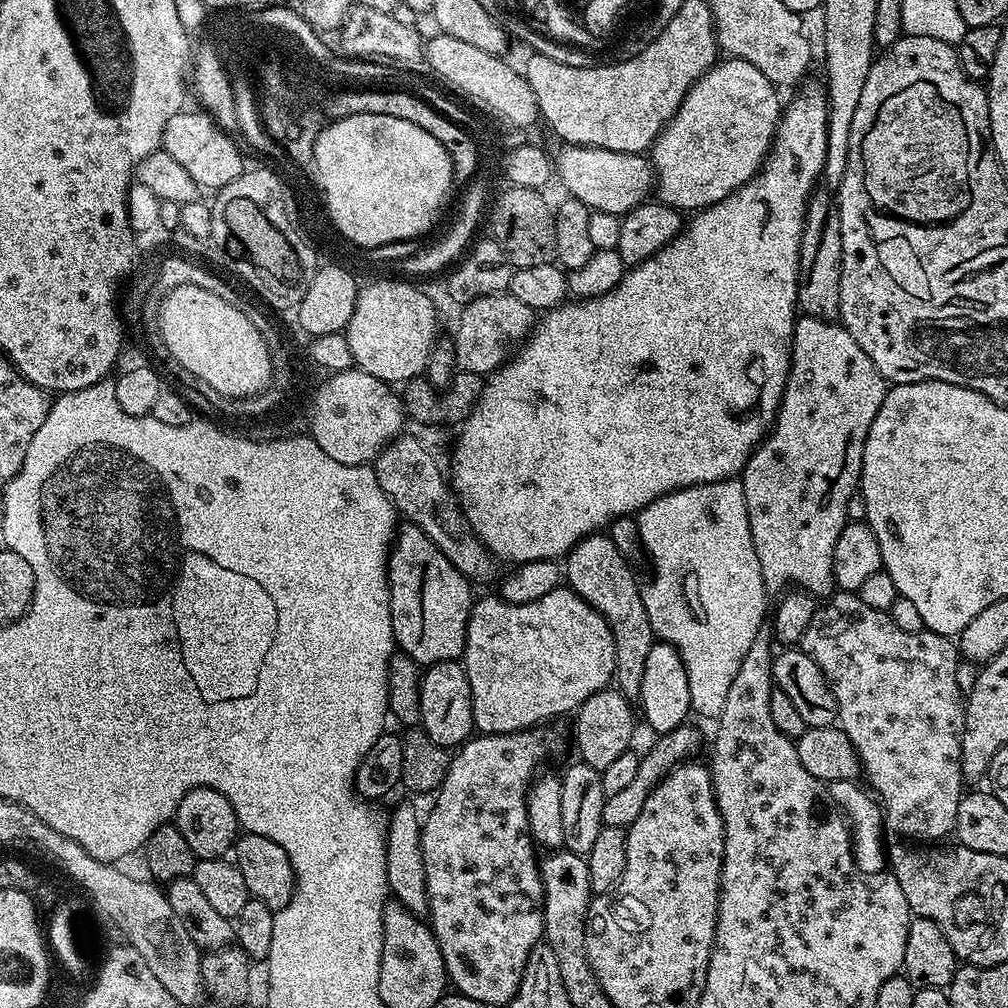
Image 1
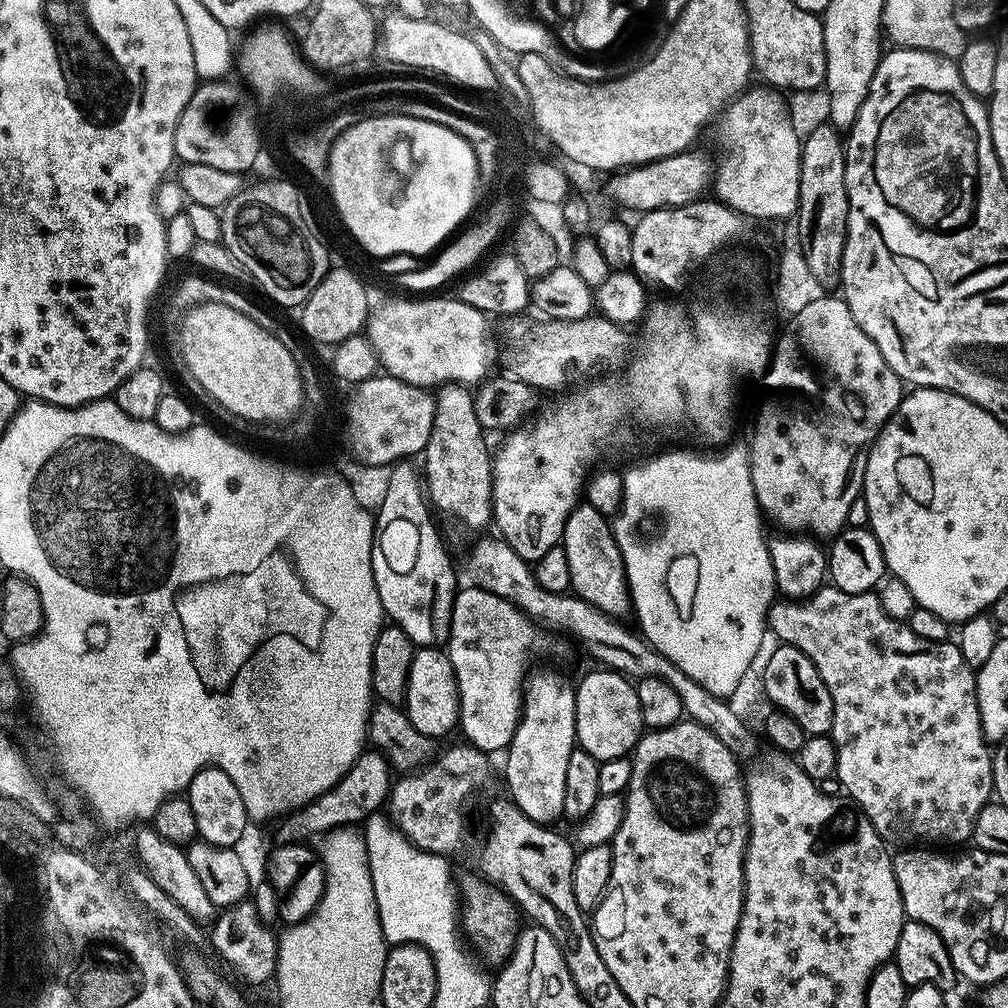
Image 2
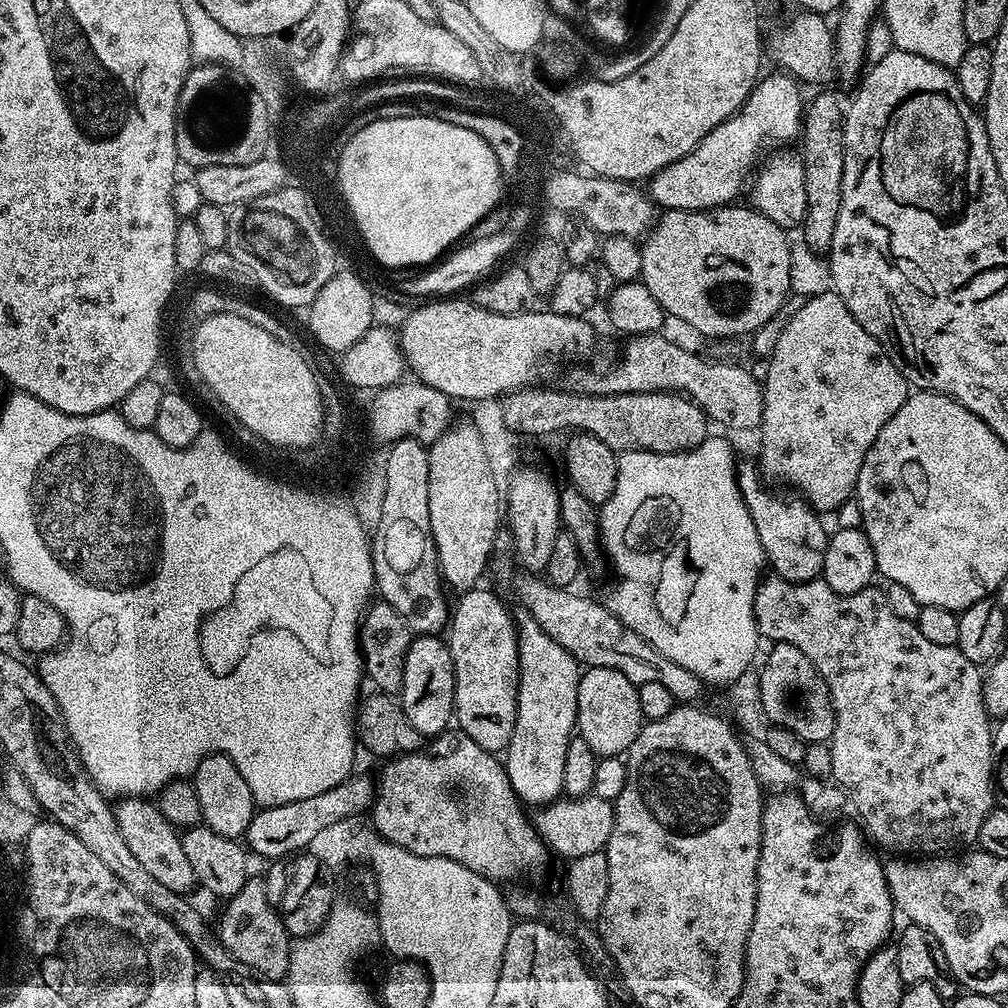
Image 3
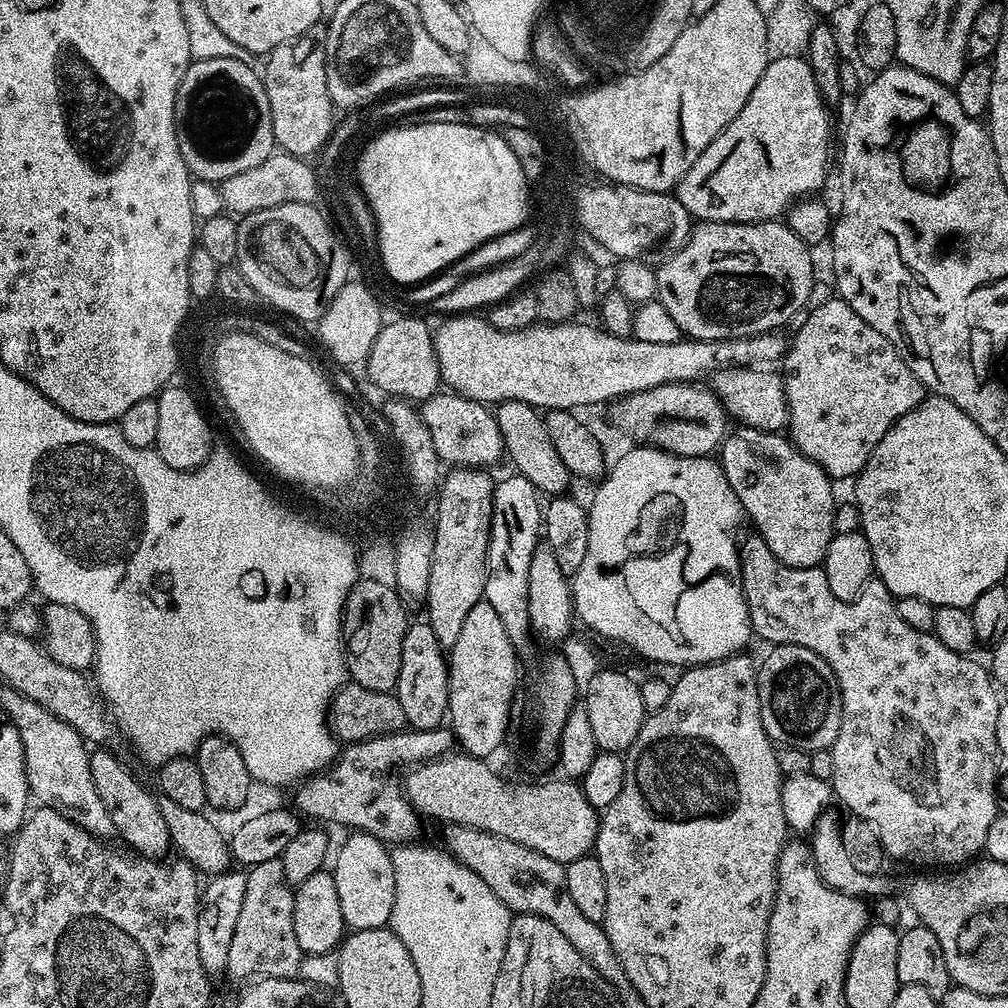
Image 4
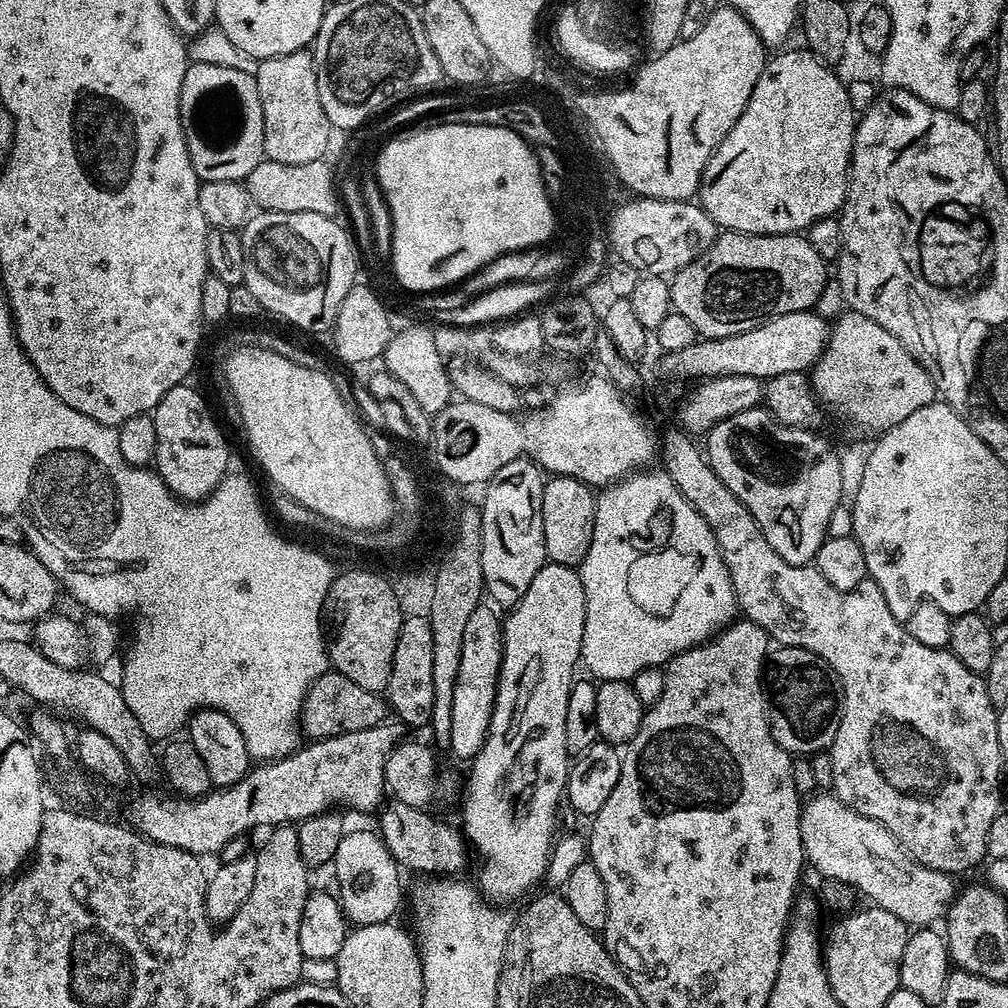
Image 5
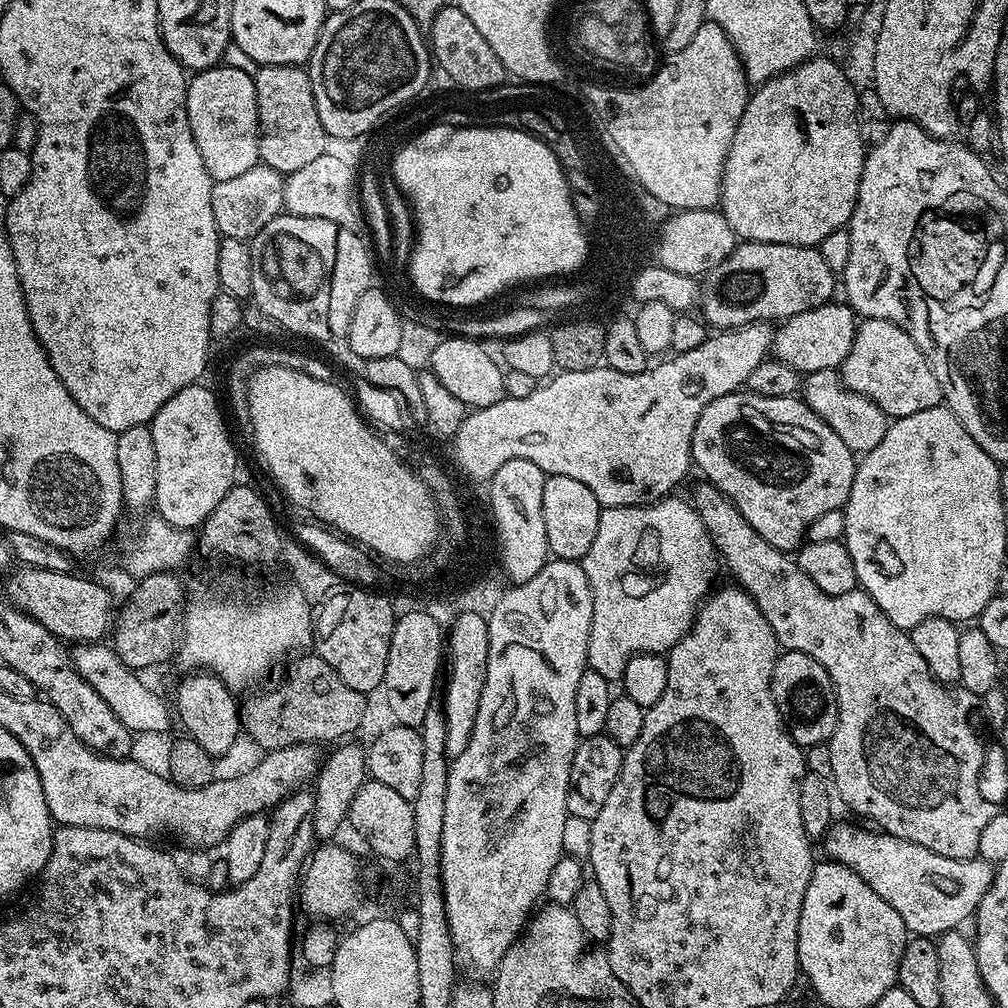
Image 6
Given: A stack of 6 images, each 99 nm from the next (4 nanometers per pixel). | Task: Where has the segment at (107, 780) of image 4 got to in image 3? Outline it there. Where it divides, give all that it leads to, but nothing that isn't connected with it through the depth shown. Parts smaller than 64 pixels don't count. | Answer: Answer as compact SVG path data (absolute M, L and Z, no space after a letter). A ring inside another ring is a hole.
M129 796L121 799L115 805L114 811L118 830L122 830L122 839L125 840L126 846L130 846L134 858L138 858L142 866L146 866L147 872L153 878L162 882L162 886L168 887L169 890L181 894L188 894L192 887L197 887L194 867L190 866L180 840L181 833L173 828L172 823L163 816L151 799Z

